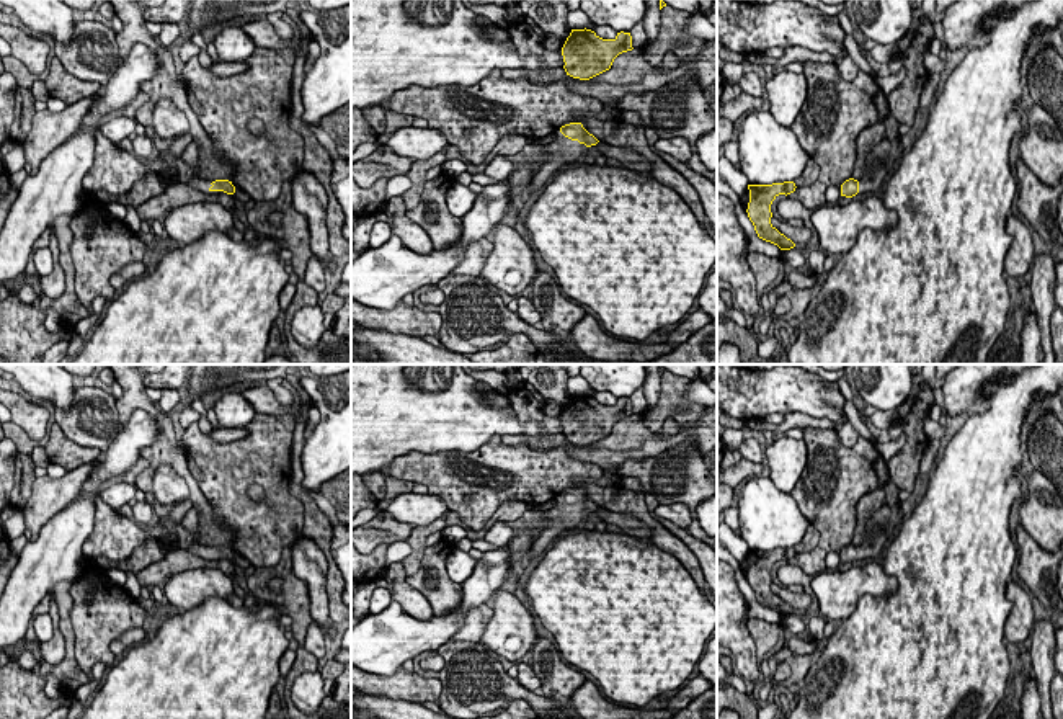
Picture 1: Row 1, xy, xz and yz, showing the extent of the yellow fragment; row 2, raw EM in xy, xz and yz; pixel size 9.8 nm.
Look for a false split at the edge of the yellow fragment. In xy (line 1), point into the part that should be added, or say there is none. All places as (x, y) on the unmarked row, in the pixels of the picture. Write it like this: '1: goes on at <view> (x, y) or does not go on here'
1: goes on at xy (198, 549)

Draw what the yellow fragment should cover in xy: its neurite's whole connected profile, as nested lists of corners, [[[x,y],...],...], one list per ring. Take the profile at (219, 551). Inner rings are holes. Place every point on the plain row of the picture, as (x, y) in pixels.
[[[194,543],[189,546],[188,549],[189,552],[193,552],[198,557],[224,557],[227,560],[234,560],[235,559],[235,552],[232,551],[232,547],[229,546],[216,546],[216,547],[206,547],[199,543]]]

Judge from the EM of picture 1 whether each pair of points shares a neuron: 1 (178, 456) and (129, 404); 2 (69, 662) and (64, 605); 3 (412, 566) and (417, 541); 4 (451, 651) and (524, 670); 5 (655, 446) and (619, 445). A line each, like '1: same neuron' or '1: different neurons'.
1: same neuron
2: same neuron
3: same neuron
4: different neurons
5: same neuron

